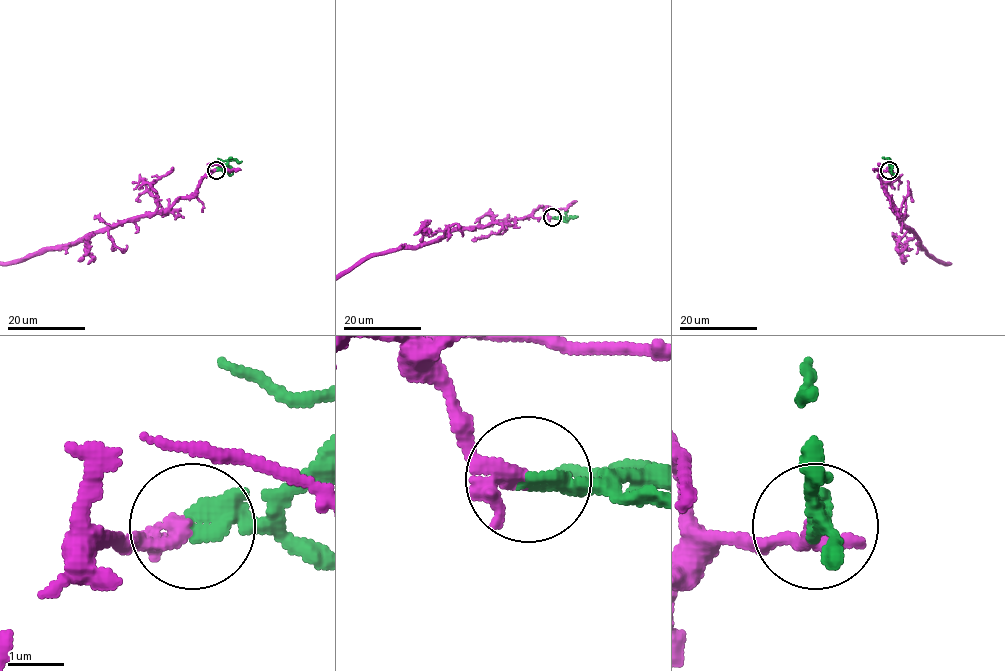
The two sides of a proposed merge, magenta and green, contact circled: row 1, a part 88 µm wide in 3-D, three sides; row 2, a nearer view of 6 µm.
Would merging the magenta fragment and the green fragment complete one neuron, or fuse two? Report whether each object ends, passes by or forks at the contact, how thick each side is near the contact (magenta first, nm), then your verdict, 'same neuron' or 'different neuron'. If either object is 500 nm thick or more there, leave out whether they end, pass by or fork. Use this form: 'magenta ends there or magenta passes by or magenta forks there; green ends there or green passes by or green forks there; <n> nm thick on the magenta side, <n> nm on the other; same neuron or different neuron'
magenta passes by; green ends there; 240 nm thick on the magenta side, 340 nm on the other; same neuron

